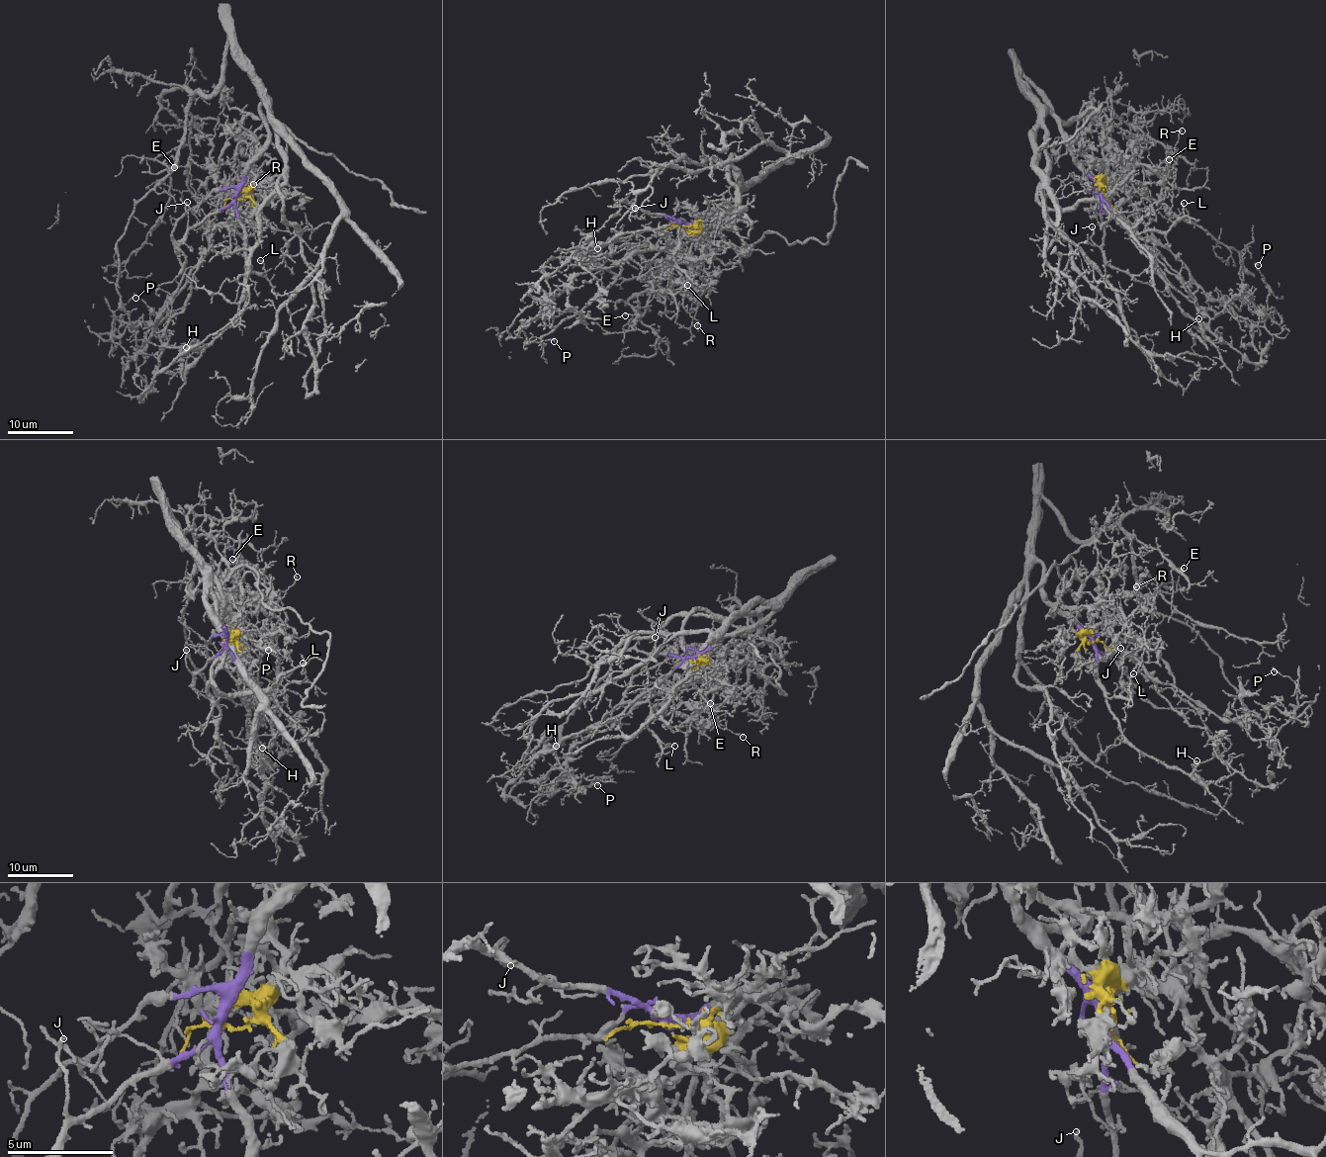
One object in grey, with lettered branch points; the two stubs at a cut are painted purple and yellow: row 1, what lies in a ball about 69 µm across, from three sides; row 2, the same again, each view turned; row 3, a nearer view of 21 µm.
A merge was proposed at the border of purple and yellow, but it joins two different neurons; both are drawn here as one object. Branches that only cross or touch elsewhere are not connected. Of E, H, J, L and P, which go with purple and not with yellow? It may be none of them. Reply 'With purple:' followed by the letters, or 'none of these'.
With purple: E, H, J, L

